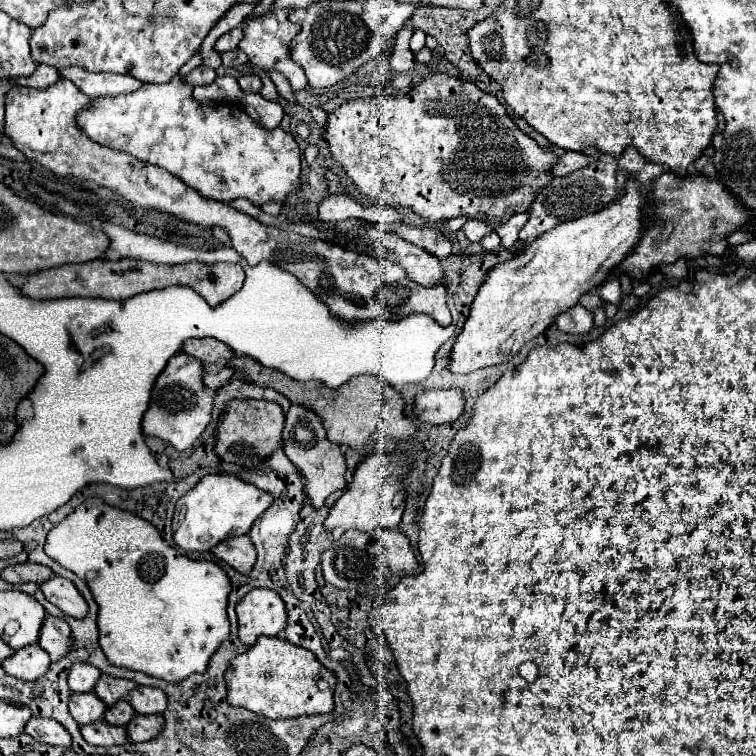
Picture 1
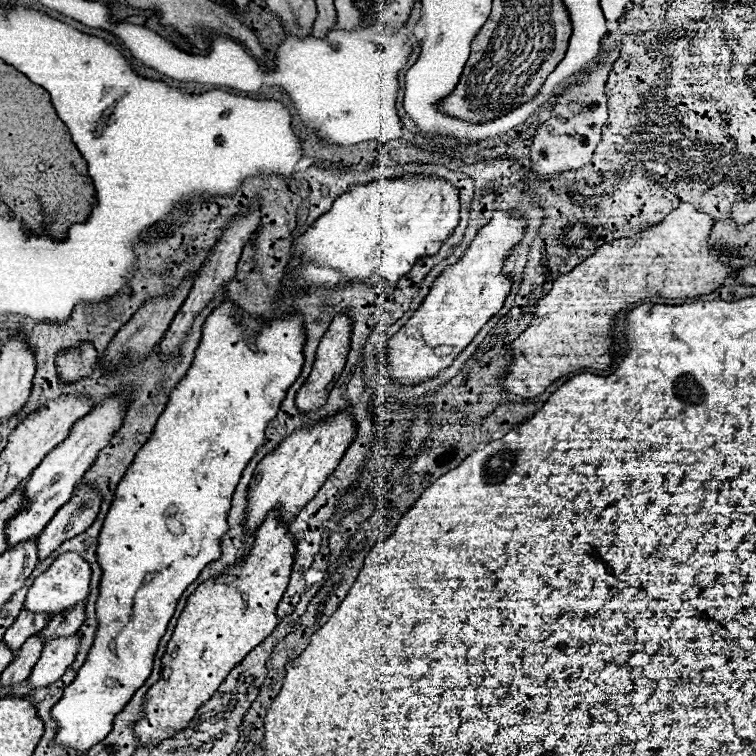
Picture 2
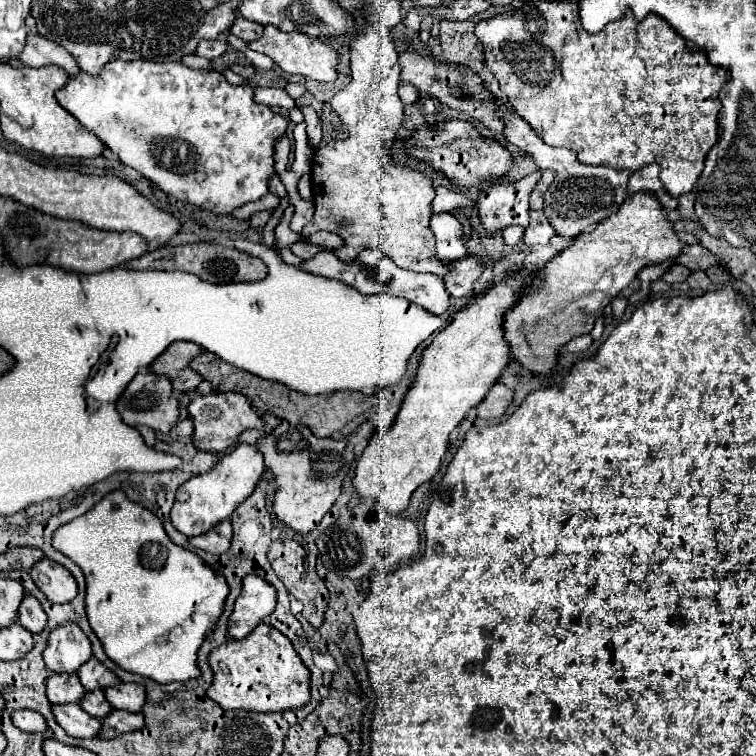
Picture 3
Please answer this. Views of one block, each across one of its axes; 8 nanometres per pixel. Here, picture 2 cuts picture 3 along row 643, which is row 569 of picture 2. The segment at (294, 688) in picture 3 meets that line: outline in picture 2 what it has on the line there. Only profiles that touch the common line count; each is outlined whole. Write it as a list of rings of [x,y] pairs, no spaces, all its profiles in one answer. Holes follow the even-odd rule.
[[[270,512],[256,530],[256,540],[246,560],[234,562],[222,576],[202,582],[188,598],[162,656],[162,676],[144,696],[144,718],[132,726],[138,746],[154,746],[154,742],[184,730],[198,712],[198,706],[212,698],[226,674],[272,634],[278,624],[276,606],[292,572],[294,542],[290,540],[288,526],[290,522],[280,524],[278,514]]]

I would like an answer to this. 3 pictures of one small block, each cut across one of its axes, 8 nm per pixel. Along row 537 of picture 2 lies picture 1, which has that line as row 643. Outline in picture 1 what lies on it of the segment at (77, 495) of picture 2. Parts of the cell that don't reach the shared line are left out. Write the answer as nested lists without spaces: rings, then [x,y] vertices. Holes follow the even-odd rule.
[[[46,614],[46,622],[42,624],[42,634],[38,644],[50,654],[52,662],[58,662],[60,658],[72,652],[74,638],[70,634],[70,626],[62,618]]]

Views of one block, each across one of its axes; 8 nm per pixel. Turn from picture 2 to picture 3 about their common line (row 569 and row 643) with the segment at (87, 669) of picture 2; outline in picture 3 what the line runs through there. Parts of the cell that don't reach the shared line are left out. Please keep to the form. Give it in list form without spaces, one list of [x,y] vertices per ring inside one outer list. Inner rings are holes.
[[[114,490],[86,514],[62,524],[54,532],[52,546],[84,570],[88,622],[110,660],[158,684],[182,682],[200,674],[198,650],[224,612],[228,582],[200,556],[176,546],[152,512],[130,502],[122,490]]]

